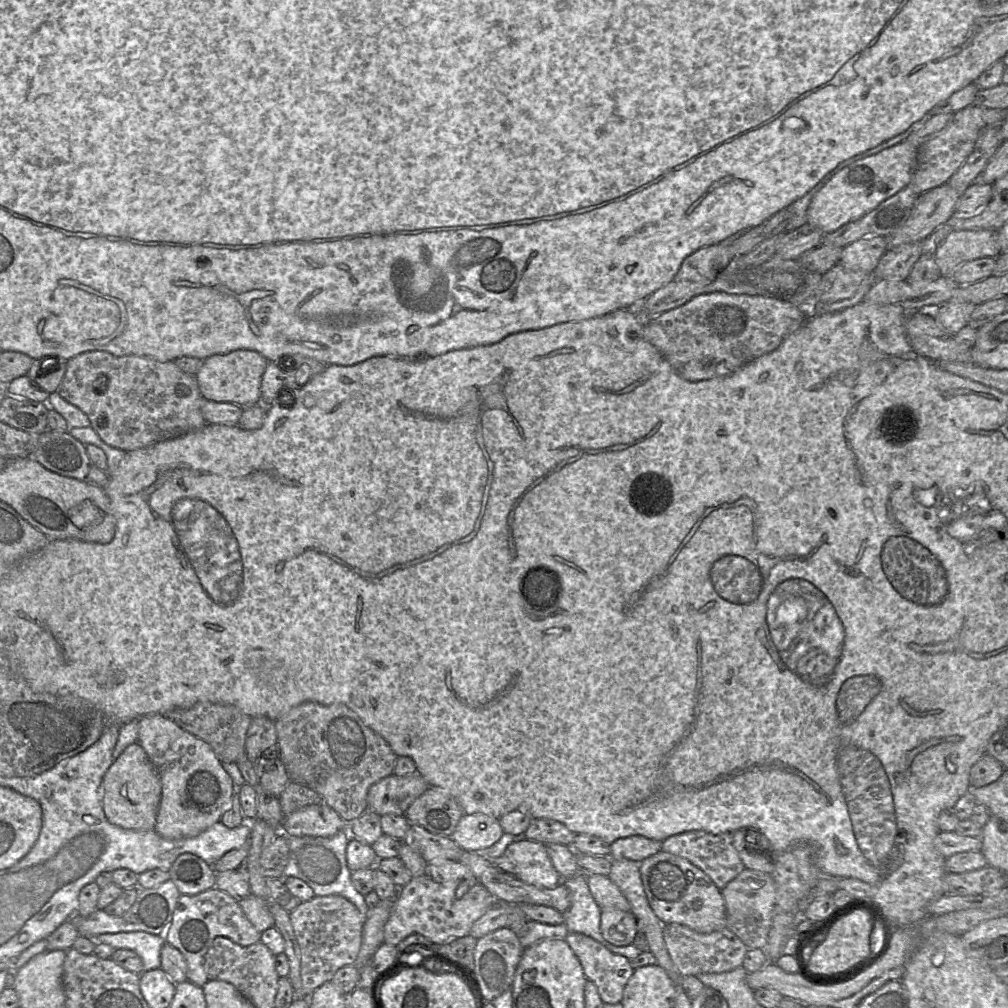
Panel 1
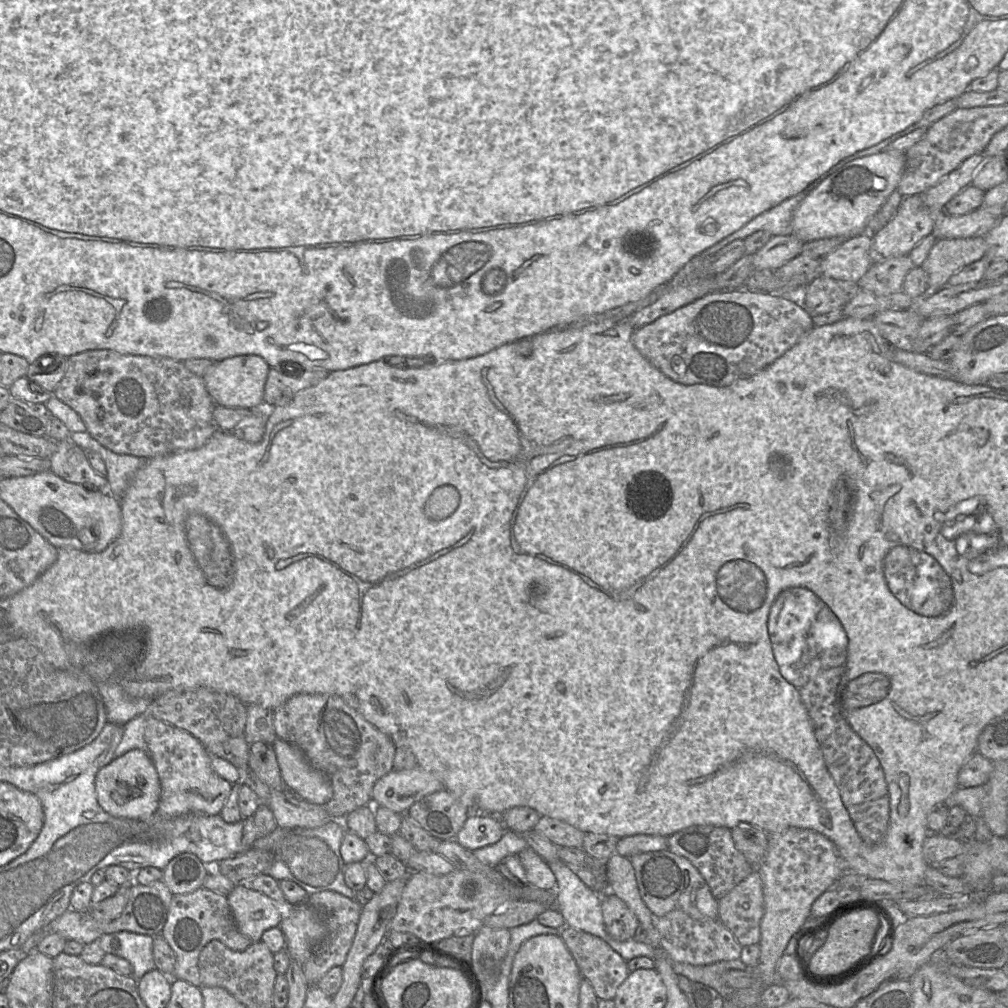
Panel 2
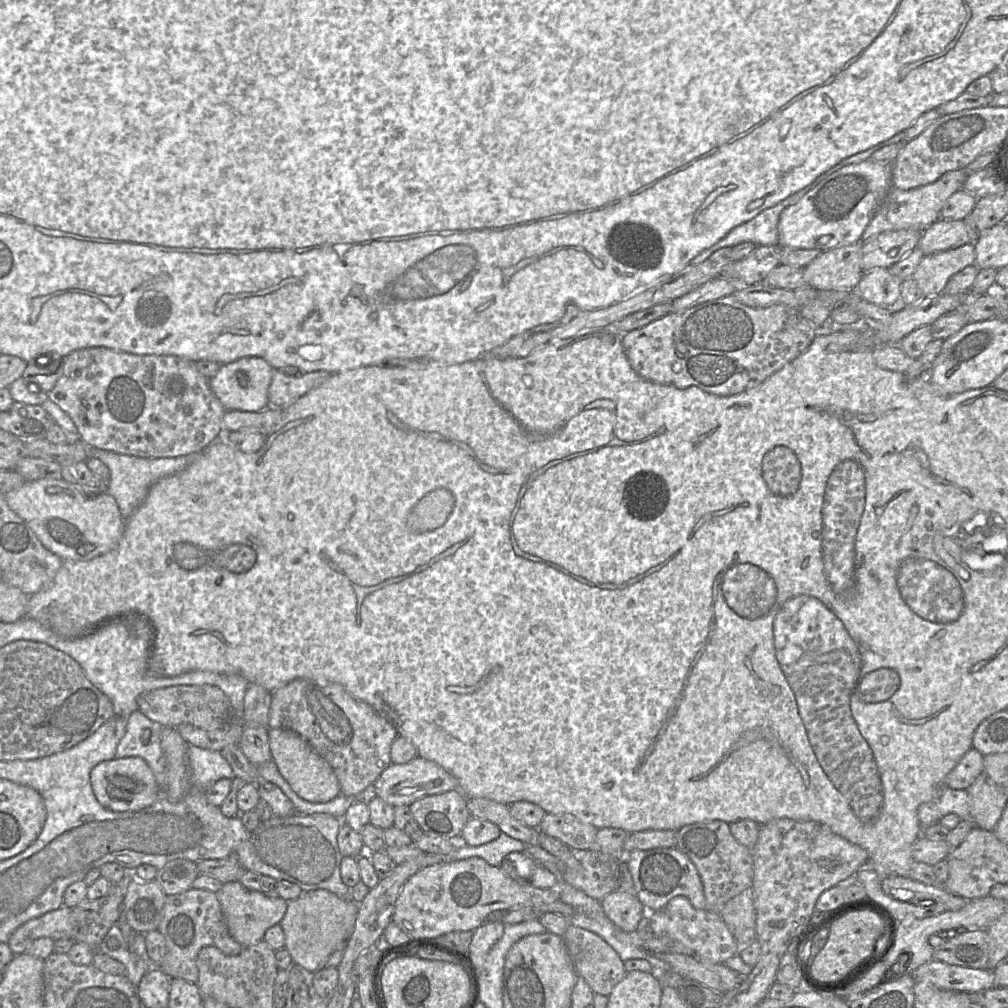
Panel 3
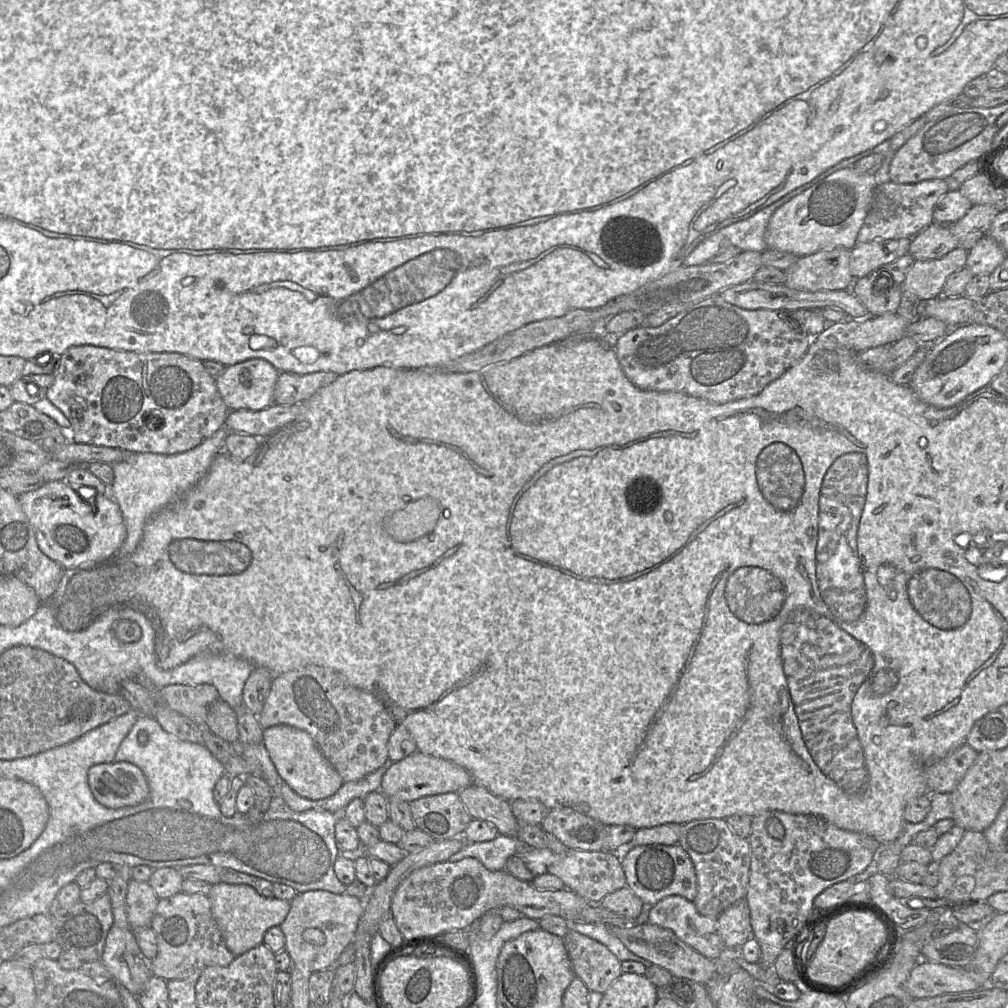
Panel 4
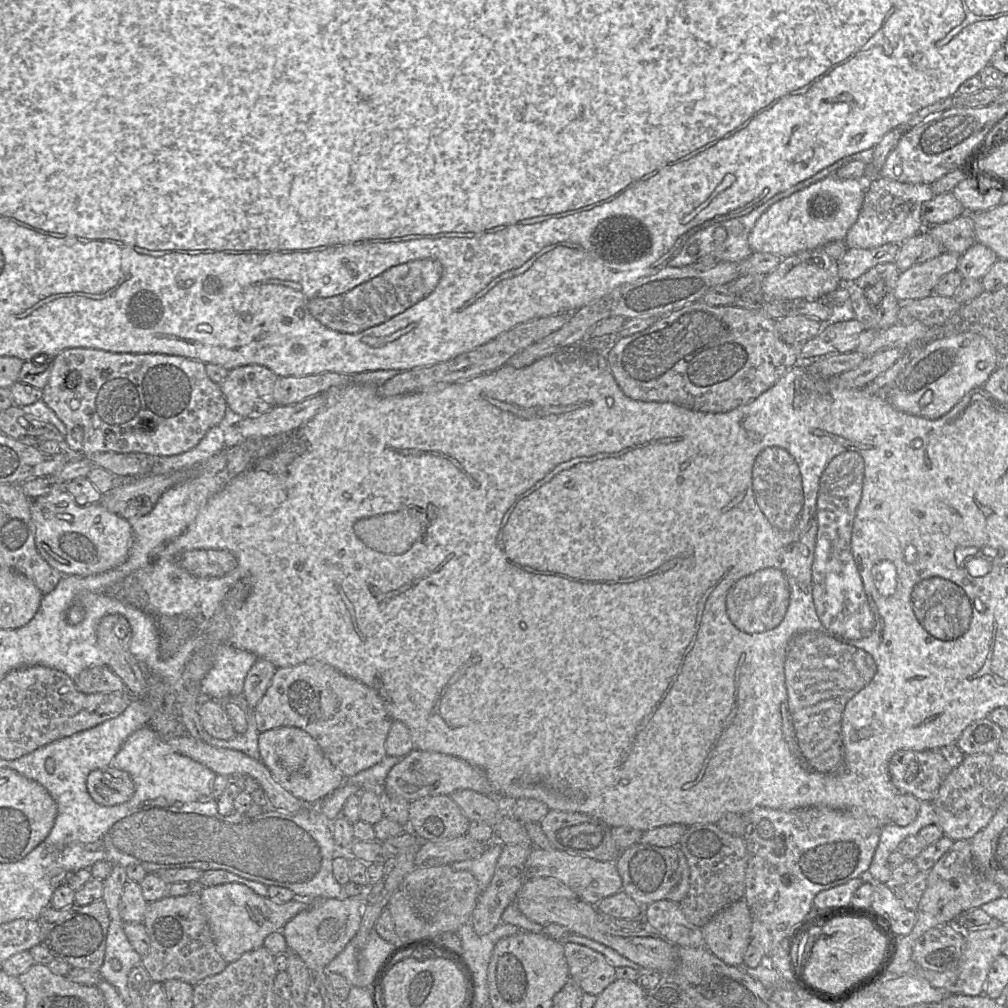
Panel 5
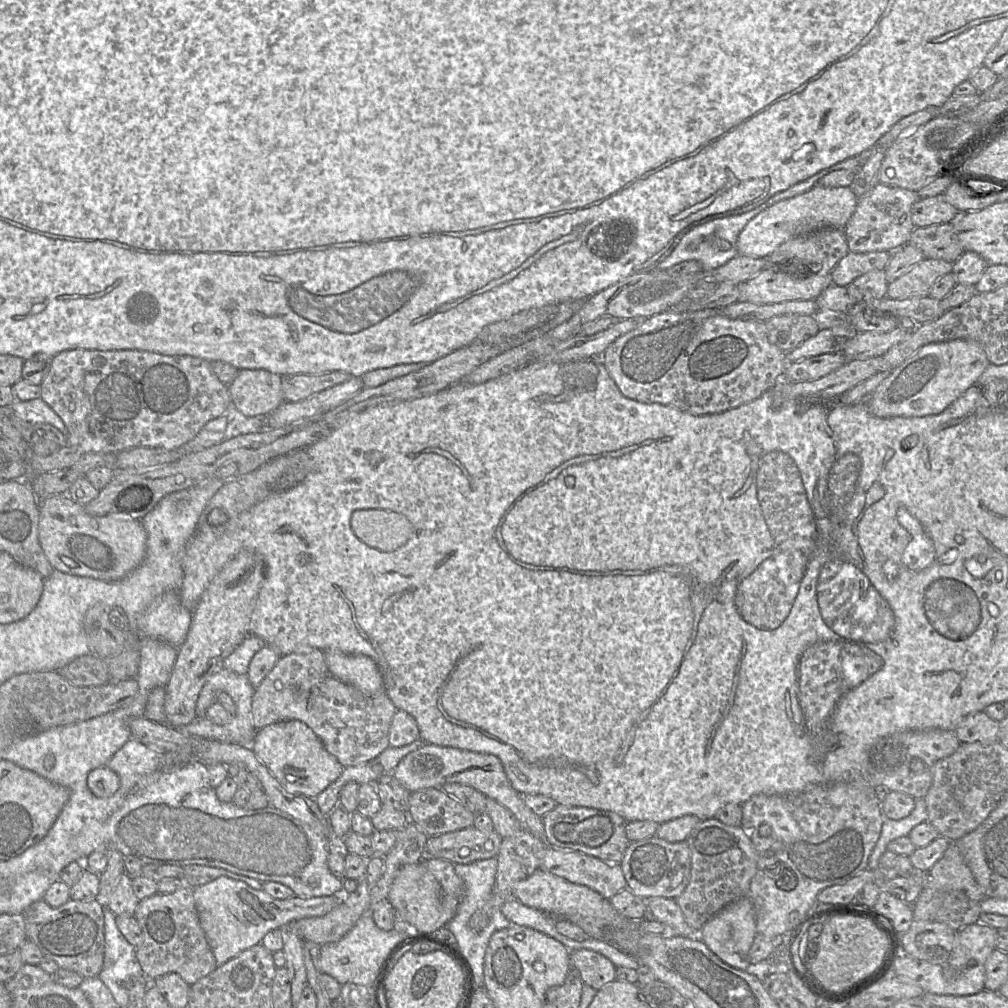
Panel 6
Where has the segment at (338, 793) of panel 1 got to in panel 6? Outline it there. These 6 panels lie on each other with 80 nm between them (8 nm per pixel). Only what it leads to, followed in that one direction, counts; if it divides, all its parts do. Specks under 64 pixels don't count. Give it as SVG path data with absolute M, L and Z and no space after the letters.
M319 649L281 656L255 690L252 704L256 730L277 722L301 721L314 731L343 767L378 758L389 746L389 728L396 710L386 693L369 696L335 678Z

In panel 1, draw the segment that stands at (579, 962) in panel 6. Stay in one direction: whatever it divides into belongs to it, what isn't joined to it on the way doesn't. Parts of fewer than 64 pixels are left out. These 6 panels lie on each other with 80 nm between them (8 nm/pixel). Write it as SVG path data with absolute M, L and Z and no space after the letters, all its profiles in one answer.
M569 932L565 941L579 959L586 978L596 985L603 1003L620 1003L624 988L635 970L632 968L630 960L611 952L595 939L581 933Z

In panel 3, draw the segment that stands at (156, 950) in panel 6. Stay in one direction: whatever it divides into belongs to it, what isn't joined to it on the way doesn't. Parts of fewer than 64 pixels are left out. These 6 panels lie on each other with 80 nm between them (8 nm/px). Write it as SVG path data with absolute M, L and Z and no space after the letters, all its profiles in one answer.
M191 888L167 896L158 931L164 936L167 954L160 968L171 979L184 979L196 984L199 978L197 956L206 946L215 946L227 956L238 955L244 948L229 933L216 893Z

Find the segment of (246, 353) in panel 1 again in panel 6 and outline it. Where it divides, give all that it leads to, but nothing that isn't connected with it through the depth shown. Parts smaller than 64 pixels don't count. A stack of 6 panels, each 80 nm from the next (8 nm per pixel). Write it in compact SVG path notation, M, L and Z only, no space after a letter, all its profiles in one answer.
M241 369L228 385L231 402L246 417L266 417L283 402L283 377L265 369Z

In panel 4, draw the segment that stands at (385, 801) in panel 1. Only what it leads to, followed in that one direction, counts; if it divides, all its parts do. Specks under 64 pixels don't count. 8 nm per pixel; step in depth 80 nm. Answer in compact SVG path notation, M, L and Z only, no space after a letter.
M420 751L392 762L381 782L380 791L387 798L397 798L412 802L424 796L459 792L473 783L469 772L463 767L443 758L424 754Z

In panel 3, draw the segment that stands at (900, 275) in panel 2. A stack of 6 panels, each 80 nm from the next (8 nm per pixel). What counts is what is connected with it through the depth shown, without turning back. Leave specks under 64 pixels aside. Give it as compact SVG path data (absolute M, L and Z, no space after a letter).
M875 268L868 272L864 272L857 287L857 294L866 301L879 305L884 308L894 309L898 307L901 294L902 281L892 275L888 268Z

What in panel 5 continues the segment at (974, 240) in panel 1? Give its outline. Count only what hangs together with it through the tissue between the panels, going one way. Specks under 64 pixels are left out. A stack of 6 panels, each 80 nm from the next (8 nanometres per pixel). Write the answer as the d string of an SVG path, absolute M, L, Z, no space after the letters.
M943 252L931 260L913 265L900 274L893 291L895 297L904 301L932 295L939 280L957 270L959 258L954 253Z

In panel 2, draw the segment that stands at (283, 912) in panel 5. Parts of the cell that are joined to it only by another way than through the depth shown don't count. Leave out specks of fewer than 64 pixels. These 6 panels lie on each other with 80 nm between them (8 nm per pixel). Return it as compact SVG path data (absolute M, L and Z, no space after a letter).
M246 883L236 884L226 897L238 930L252 943L260 941L264 931L280 925L282 906Z

